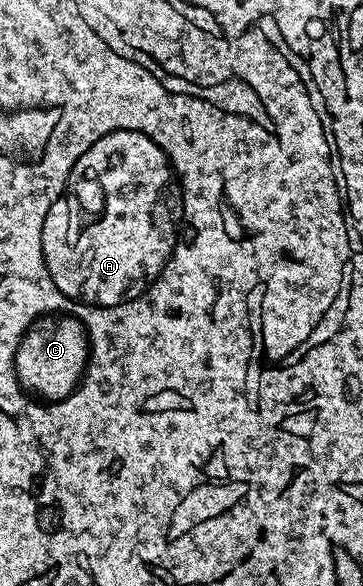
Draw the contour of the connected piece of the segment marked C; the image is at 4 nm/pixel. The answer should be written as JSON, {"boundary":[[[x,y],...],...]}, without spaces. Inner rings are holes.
{"boundary":[[[59,316],[44,318],[33,324],[16,347],[16,378],[21,388],[48,402],[66,399],[83,380],[84,370],[88,367],[85,325],[81,321],[79,324],[72,316]]]}

